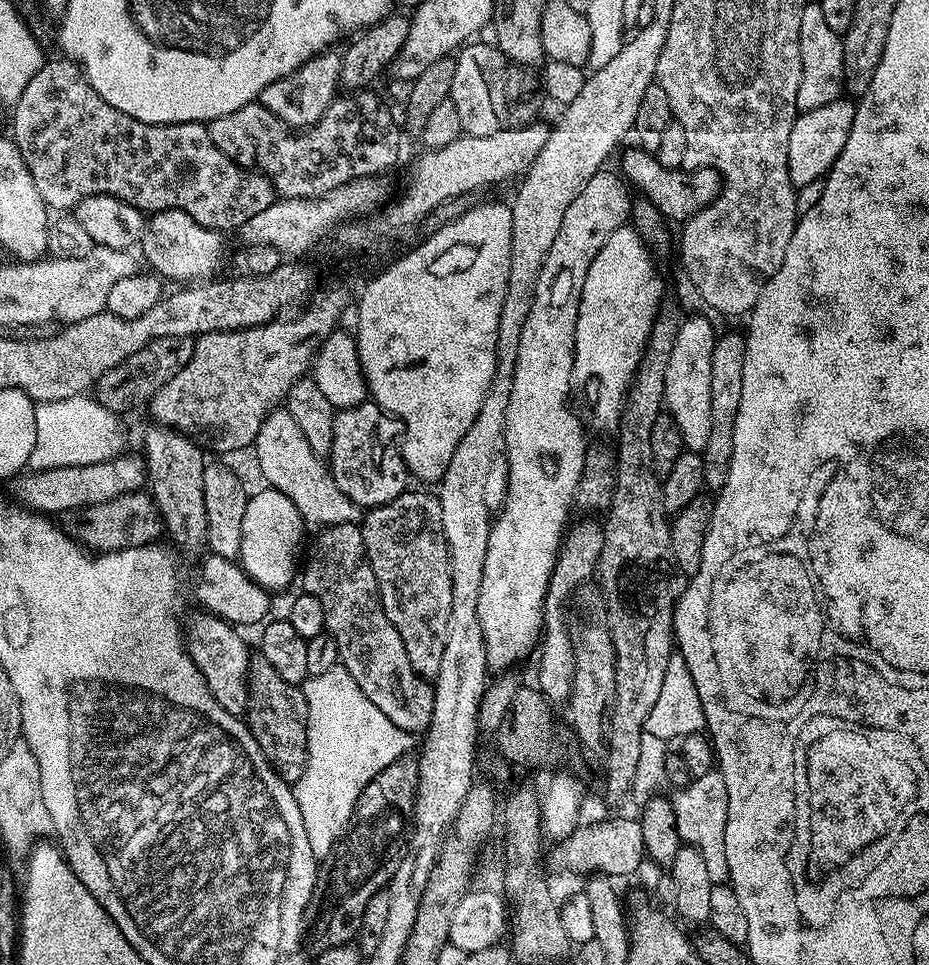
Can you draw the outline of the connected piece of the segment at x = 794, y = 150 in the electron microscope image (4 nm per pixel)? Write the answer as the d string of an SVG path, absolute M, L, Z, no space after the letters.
M841 98L834 102L826 102L826 106L818 106L818 110L801 112L794 122L794 130L790 130L790 146L788 147L788 169L790 182L797 186L823 181L828 171L834 166L838 154L842 154L842 146L846 146L846 138L850 138L850 126L854 126L855 103L851 99Z

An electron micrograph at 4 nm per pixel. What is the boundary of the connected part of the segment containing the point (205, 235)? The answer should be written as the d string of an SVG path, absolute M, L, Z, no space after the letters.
M167 208L147 217L138 248L142 256L144 251L144 256L148 259L147 267L165 281L204 282L215 277L219 273L216 271L224 264L223 239L225 237L217 229L194 222L194 218L190 218L190 214L182 209Z

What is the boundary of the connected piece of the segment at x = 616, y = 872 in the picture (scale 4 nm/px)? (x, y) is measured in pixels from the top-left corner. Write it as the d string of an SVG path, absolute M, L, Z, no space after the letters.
M620 816L617 820L600 820L597 824L586 824L576 827L568 837L553 847L556 848L552 852L553 862L560 868L569 868L572 872L603 874L609 878L617 878L616 876L635 877L639 863L646 859L644 843L642 842L642 826L639 819L627 820L626 817Z

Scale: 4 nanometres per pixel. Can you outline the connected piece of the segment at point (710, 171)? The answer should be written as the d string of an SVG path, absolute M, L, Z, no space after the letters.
M639 146L625 147L624 157L620 160L619 171L623 179L633 189L640 191L639 195L645 200L651 201L664 215L665 221L683 222L689 220L694 214L698 214L706 206L710 206L720 196L722 177L717 168L667 168L658 162L655 155L645 152Z

